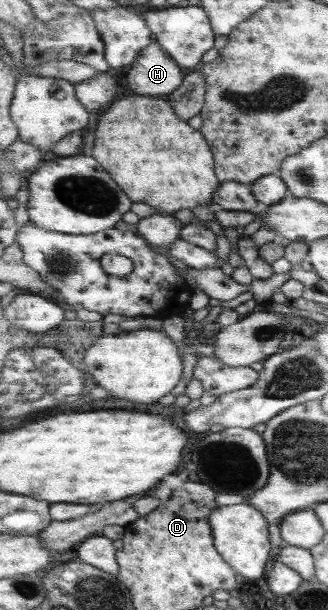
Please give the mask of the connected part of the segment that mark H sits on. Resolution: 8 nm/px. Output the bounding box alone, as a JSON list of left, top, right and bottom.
[126,42,186,97]

